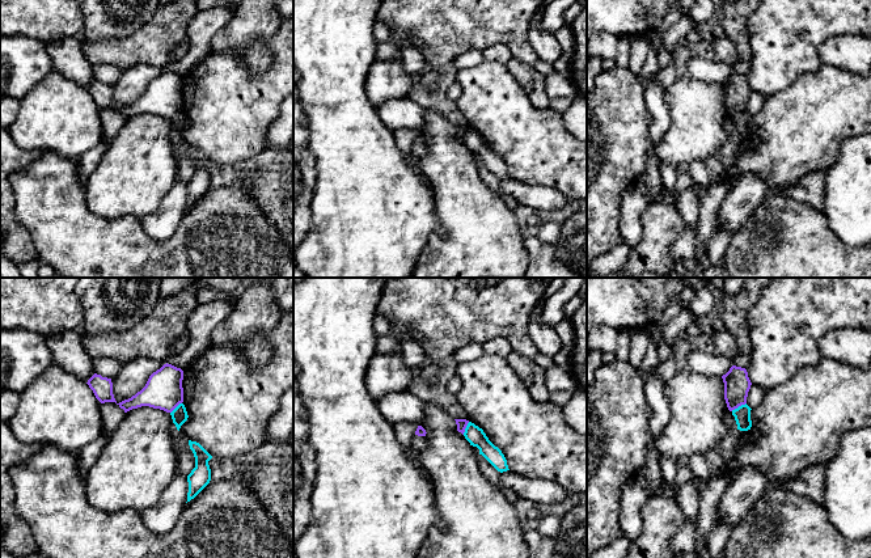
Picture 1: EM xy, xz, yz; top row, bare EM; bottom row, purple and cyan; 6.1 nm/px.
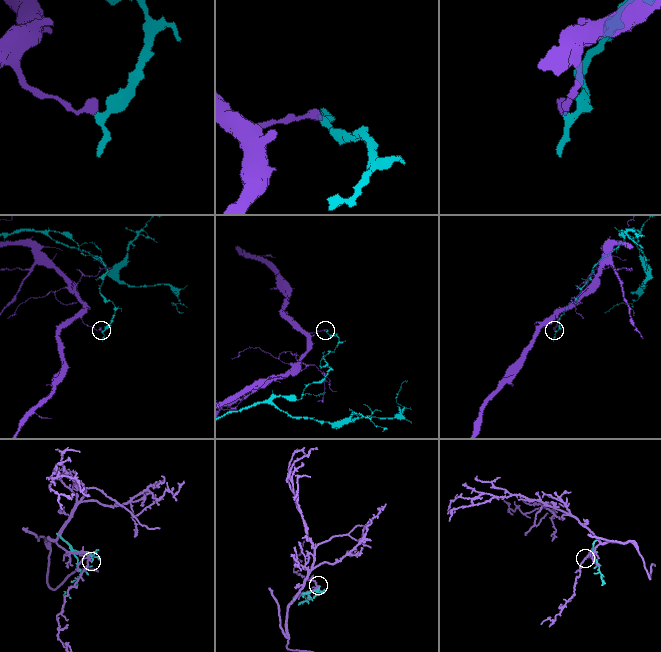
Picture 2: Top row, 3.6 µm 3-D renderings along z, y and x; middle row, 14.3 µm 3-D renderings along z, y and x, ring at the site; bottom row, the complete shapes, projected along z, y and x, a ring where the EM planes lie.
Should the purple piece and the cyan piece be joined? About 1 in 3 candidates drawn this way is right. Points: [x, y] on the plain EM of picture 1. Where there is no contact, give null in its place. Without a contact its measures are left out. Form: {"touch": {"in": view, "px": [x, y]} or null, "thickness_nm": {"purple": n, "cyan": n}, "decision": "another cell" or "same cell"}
{"touch": {"in": "yz", "px": [738, 113]}, "thickness_nm": {"purple": 160, "cyan": 100}, "decision": "another cell"}

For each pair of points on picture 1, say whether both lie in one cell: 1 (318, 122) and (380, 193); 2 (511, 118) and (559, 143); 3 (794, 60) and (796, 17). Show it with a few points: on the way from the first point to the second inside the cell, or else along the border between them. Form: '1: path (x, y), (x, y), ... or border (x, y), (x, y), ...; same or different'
1: path (335, 139), (358, 161), (363, 176); same
2: path (523, 130), (536, 143), (548, 143); same
3: path (794, 50), (794, 28); same

